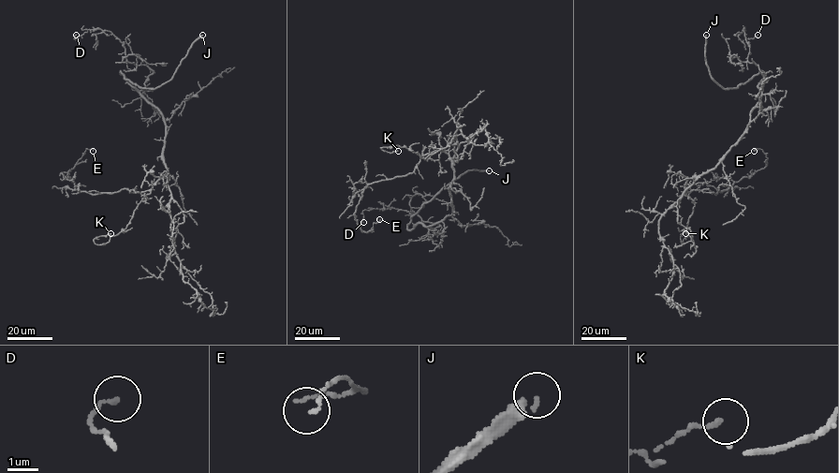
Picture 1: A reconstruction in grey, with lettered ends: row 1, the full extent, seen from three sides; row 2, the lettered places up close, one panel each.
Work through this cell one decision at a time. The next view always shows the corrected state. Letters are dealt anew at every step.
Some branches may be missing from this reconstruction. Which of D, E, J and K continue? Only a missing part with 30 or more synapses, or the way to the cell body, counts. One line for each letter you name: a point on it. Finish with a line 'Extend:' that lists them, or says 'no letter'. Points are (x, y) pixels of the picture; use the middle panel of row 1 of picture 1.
J: (489, 170)
Extend: J

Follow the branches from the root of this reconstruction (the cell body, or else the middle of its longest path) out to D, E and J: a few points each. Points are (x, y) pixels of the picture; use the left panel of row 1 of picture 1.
D: (163, 157), (164, 116), (139, 92), (153, 71), (129, 63), (124, 44), (109, 31), (76, 35)
E: (163, 157), (167, 173), (151, 189), (91, 194), (76, 189), (66, 178), (86, 148), (93, 151)
J: (163, 157), (164, 116), (121, 71), (129, 81), (139, 86), (155, 88), (171, 78), (190, 46), (202, 35)

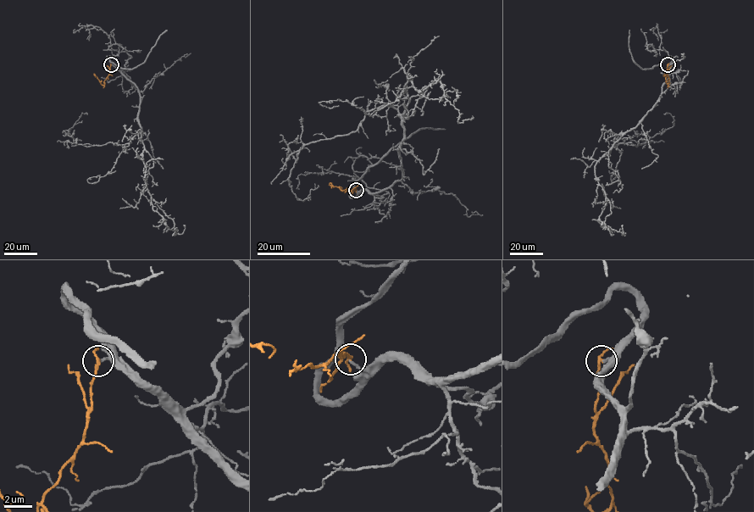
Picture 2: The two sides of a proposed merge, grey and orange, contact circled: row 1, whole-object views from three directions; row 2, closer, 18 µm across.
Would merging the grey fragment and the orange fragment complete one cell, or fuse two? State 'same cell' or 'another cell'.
same cell

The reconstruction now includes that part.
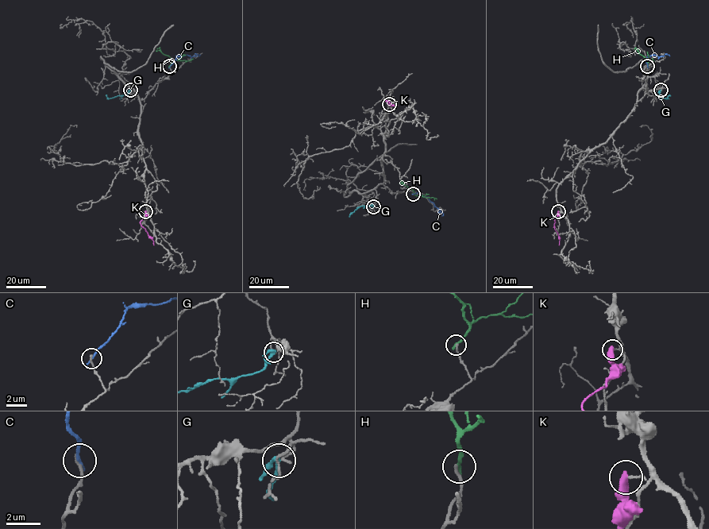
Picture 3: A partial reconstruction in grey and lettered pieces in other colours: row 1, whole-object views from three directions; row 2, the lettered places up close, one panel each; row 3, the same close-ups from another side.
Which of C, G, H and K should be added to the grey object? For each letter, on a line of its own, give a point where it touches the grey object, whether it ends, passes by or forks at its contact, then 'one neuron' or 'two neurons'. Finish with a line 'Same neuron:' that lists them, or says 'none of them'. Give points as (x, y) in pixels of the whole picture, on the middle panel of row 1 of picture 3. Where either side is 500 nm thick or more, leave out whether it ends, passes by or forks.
C: meets grey at (413, 194); it ends there; two neurons
G: meets grey at (373, 206); it passes by; two neurons
H: meets grey at (413, 194); it ends there; two neurons
K: meets grey at (389, 104); two neurons
Same neuron: none of them

